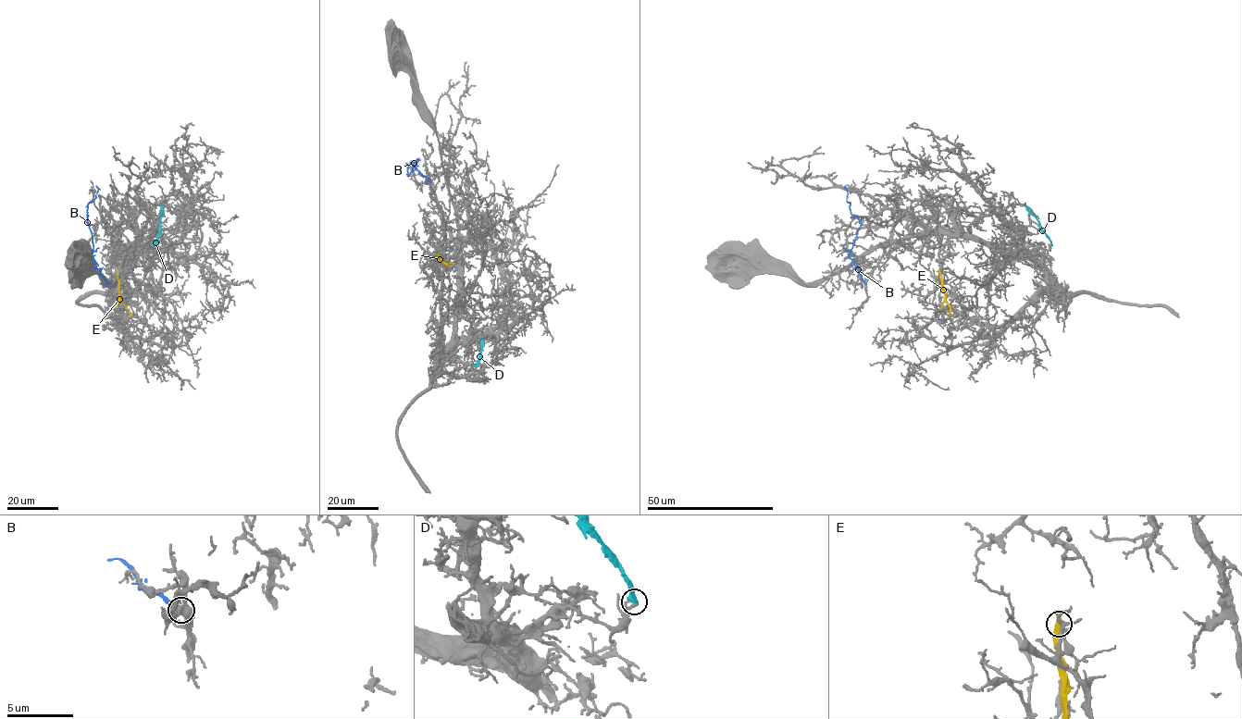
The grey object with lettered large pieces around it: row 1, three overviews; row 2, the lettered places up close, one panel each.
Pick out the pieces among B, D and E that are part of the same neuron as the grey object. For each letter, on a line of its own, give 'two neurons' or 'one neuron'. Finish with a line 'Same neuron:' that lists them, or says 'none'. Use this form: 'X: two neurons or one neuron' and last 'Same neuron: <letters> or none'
B: two neurons
D: two neurons
E: two neurons
Same neuron: none

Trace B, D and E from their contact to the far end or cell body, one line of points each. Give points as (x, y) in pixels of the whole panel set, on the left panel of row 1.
B: (109, 284), (93, 256), (93, 237), (87, 221), (88, 204), (95, 197), (98, 189), (95, 185)
D: (154, 245), (158, 231), (162, 204)
E: (117, 271), (119, 300), (131, 315)

